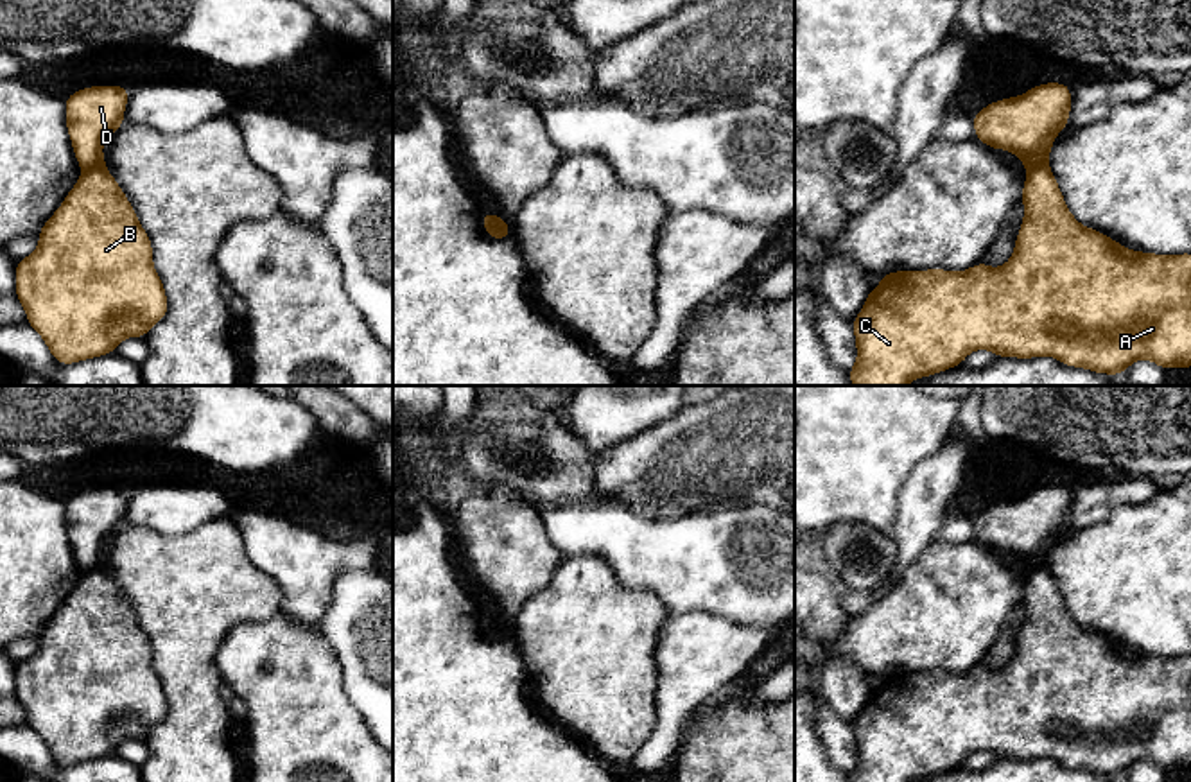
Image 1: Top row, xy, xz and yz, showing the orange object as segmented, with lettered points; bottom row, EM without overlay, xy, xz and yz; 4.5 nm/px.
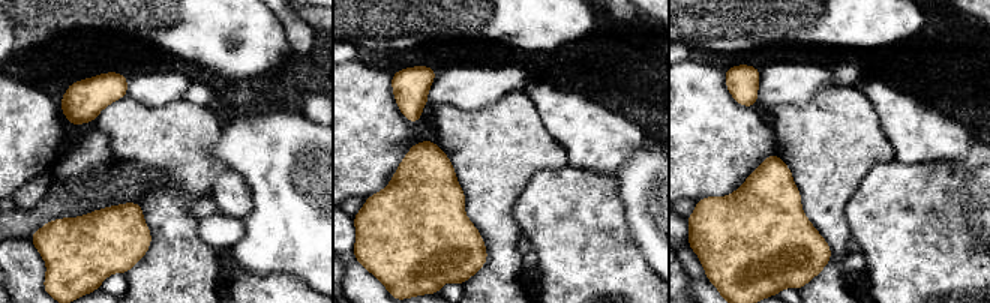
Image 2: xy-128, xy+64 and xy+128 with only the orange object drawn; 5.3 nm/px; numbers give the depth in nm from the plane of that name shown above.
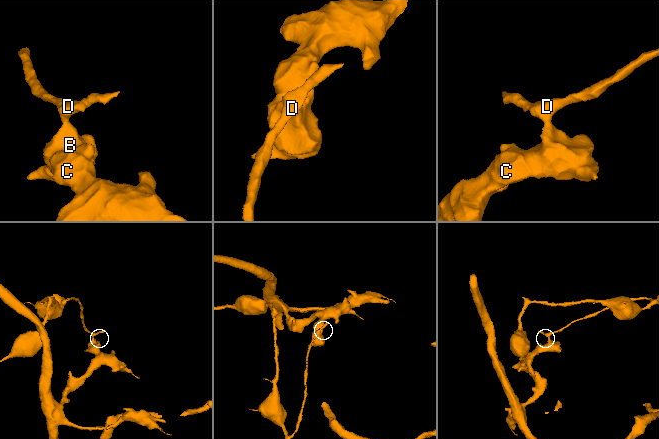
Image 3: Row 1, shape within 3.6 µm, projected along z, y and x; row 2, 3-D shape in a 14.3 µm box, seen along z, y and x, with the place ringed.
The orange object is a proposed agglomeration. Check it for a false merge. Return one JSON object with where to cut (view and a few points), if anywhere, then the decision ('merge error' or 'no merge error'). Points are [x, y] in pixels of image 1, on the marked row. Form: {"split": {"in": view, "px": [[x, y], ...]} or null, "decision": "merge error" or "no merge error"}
{"split": {"in": "xy", "px": [[103, 162], [85, 171]]}, "decision": "merge error"}

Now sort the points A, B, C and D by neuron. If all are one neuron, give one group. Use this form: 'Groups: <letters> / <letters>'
Groups: A B C / D

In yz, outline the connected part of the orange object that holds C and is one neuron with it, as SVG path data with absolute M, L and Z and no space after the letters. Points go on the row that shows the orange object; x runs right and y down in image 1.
M1049 163L1026 170L1021 201L1024 217L1004 265L882 276L852 321L857 359L847 375L854 386L908 386L963 364L974 350L1015 359L1049 355L1112 377L1141 359L1162 369L1191 366L1191 253L1134 251L1080 224Z

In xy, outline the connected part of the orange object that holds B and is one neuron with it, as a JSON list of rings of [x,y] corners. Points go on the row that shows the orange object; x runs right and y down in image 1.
[[[106,163],[81,174],[38,237],[36,251],[16,262],[16,298],[56,362],[113,353],[120,341],[145,337],[167,316],[151,239]]]

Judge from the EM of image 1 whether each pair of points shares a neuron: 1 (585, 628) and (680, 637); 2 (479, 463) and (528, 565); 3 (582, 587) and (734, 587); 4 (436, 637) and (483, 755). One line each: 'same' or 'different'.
1: different
2: different
3: different
4: same

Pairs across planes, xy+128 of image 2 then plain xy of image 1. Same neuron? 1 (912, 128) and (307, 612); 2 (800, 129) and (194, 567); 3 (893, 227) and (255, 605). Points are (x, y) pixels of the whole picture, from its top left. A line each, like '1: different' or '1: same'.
1: same
2: same
3: different

